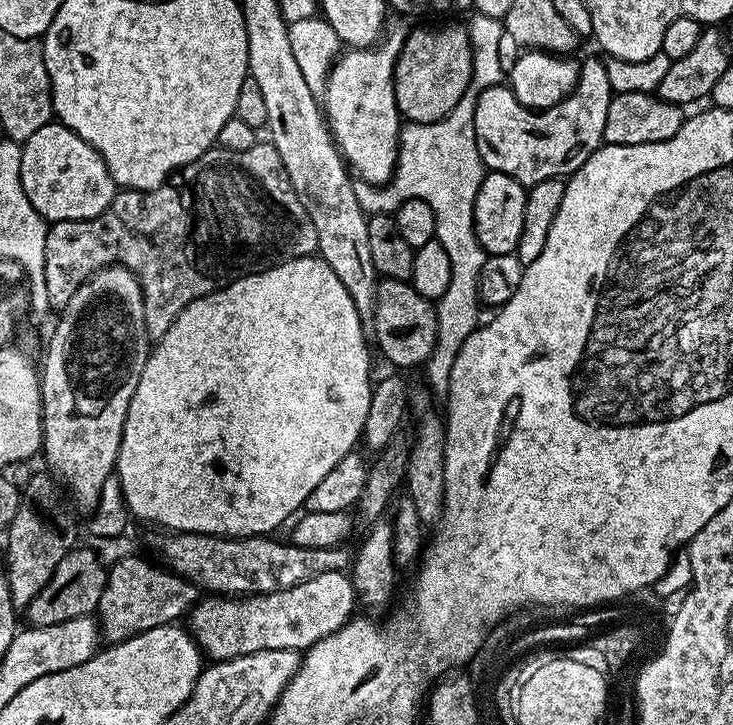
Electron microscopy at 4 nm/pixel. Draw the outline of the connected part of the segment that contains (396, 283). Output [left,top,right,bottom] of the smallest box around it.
[376,279,438,370]

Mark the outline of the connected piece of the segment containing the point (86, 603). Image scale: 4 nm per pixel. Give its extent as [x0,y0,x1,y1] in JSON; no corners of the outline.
[26,546,108,628]

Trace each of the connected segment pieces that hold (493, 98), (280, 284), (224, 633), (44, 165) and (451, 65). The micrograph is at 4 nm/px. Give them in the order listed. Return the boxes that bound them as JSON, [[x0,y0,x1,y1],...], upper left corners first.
[[474,59,614,186],[114,254,374,536],[186,571,358,661],[20,122,118,224],[395,25,473,124]]

